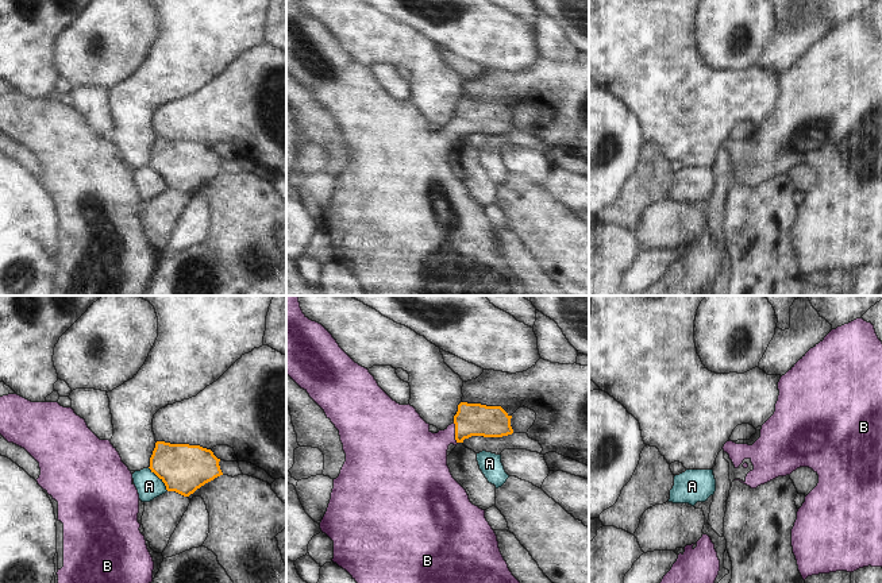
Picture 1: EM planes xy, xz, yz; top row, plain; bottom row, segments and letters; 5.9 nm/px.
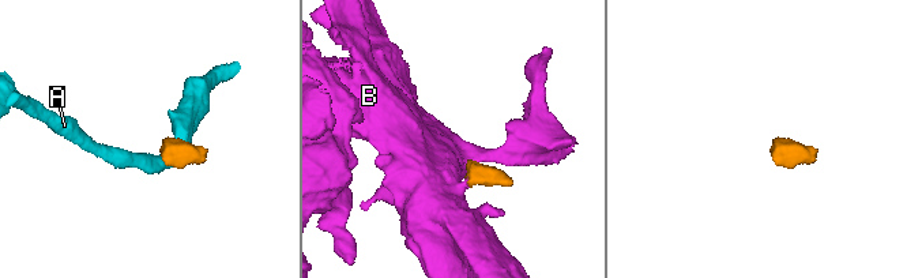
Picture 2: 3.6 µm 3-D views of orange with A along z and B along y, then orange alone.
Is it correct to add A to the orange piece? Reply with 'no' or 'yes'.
no

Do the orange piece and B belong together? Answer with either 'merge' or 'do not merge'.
merge

